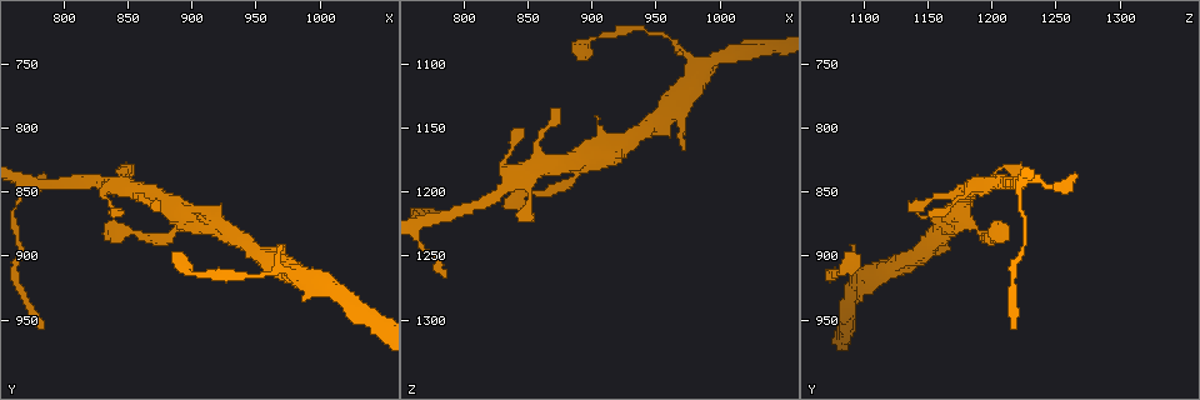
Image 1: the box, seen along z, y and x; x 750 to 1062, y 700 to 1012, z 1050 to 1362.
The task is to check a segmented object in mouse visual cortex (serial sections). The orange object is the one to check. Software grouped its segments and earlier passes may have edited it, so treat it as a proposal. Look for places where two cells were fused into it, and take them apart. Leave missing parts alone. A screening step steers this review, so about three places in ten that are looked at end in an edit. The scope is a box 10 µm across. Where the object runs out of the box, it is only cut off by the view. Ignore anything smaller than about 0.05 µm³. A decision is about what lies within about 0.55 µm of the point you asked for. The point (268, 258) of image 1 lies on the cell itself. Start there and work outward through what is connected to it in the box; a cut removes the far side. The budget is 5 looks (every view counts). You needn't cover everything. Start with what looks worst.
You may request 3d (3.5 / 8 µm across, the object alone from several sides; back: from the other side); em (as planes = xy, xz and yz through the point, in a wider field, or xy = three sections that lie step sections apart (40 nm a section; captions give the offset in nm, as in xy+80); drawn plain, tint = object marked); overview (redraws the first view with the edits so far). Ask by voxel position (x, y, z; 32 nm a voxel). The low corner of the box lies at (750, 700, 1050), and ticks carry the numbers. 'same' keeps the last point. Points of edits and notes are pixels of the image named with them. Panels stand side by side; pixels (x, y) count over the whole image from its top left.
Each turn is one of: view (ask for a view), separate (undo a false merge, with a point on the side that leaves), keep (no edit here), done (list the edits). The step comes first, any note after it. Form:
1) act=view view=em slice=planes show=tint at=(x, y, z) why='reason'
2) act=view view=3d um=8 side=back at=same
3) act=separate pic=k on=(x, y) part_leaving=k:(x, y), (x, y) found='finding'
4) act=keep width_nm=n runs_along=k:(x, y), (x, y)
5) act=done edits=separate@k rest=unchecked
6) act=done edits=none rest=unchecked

act=view view=3d um=3.5 side=back at=(968, 914, 1084) why='calibre changes'

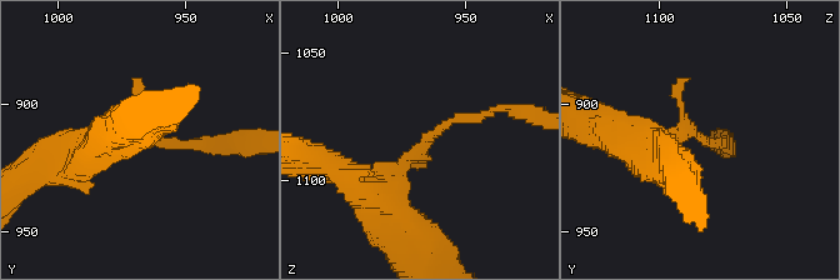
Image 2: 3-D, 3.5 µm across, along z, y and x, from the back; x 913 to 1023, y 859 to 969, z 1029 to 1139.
act=view view=em slice=planes show=tint at=(966, 912, 1086)

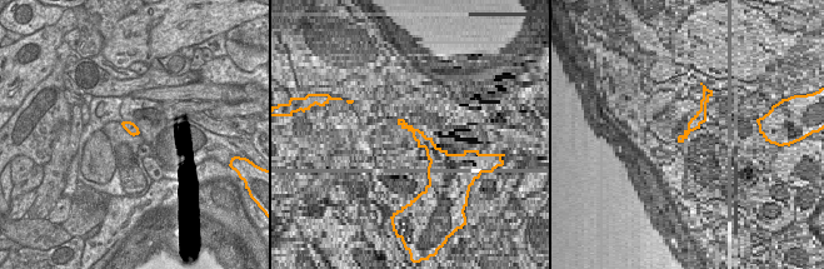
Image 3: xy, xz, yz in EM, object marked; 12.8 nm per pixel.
act=keep runs_along=2:(625, 135), (693, 131), (730, 146) found='one cell here'

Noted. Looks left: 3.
act=view view=3d um=3.5 at=(842, 846, 1190) why='calibre changes'

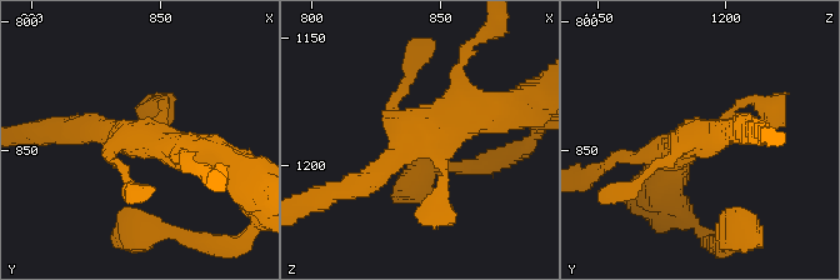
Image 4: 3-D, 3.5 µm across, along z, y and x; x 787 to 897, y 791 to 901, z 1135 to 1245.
act=view view=em slice=xy step=3 show=plain at=(842, 844, 1188)

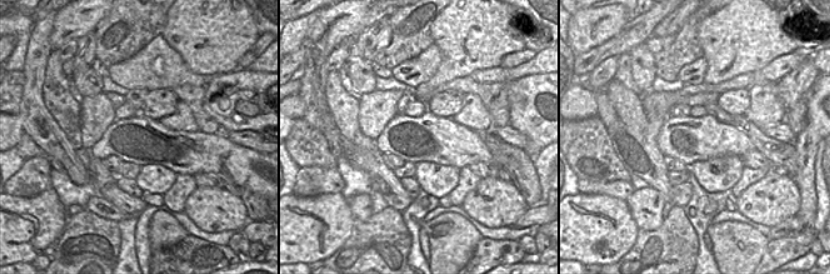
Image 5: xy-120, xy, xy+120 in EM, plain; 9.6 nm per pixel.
act=view view=em slice=xy step=3 show=tint at=same why='with the object marked'

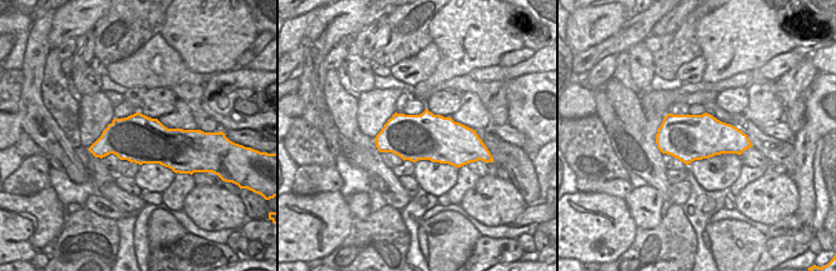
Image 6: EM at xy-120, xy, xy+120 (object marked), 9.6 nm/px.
act=keep runs_along=4:(493, 119), (424, 131), (355, 186) found='one cell here'

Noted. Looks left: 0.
act=done edits=none rest=unchecked

